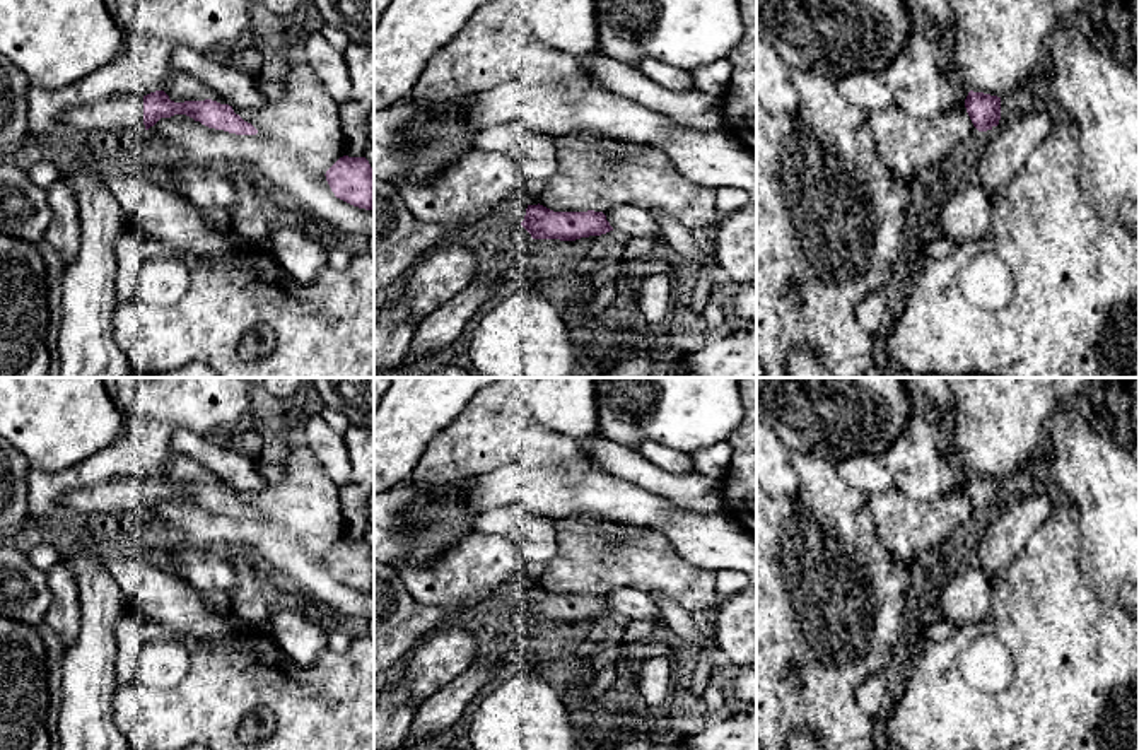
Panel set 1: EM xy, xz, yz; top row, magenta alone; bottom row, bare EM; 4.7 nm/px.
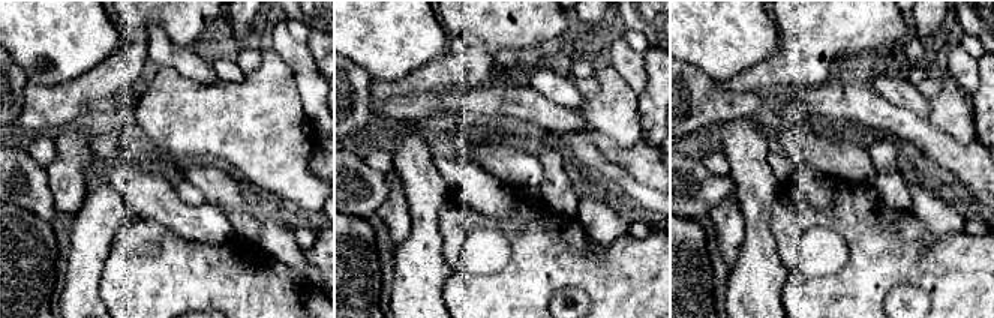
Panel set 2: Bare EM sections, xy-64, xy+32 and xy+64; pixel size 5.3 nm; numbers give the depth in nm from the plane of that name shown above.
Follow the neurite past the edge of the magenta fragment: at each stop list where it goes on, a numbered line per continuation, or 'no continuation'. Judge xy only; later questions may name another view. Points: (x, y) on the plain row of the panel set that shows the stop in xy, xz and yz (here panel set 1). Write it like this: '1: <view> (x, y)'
1: xy (123, 494)

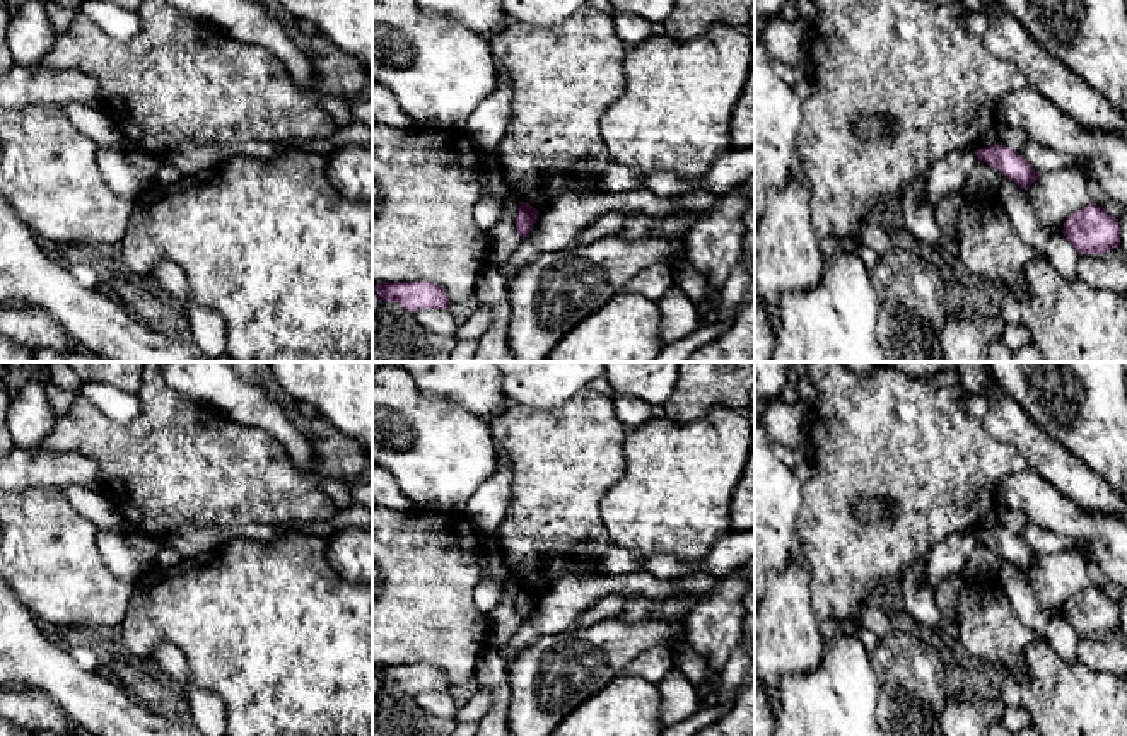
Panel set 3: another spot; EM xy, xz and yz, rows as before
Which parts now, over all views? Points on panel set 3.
no continuation

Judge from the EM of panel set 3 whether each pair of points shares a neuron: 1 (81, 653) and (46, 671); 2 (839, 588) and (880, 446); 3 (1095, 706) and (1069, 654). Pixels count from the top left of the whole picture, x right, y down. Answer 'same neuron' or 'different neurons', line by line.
1: different neurons
2: same neuron
3: different neurons

